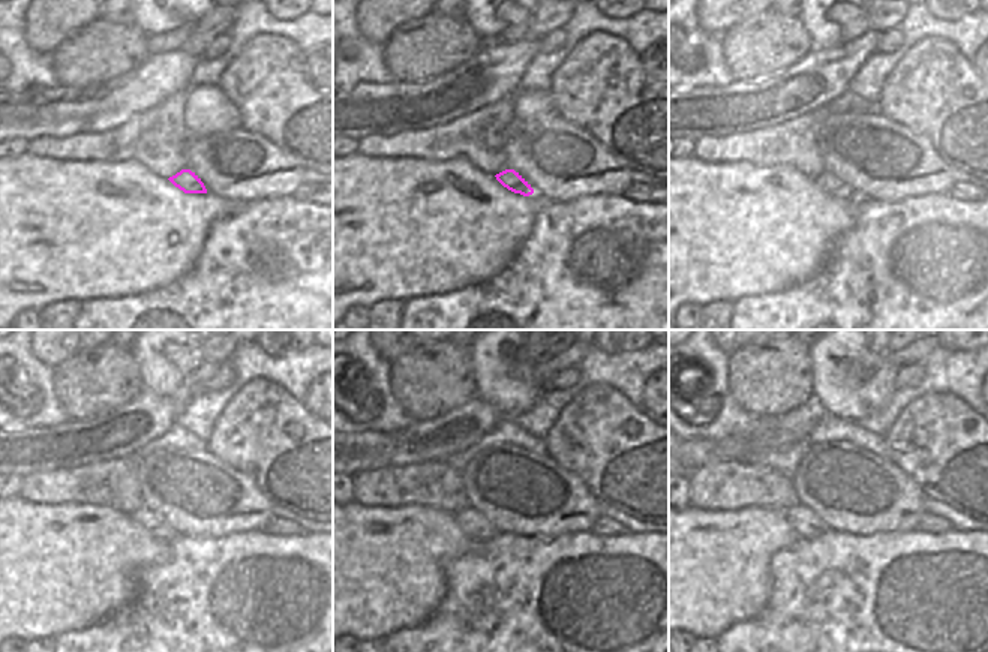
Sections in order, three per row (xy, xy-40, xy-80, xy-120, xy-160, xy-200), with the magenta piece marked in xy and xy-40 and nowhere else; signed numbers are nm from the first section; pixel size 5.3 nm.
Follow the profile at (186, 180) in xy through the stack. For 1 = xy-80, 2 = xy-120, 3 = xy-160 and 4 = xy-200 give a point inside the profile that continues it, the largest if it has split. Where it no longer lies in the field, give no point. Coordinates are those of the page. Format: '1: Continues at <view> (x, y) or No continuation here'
1: Continues at xy-80 (826, 182)
2: Continues at xy-120 (144, 517)
3: Continues at xy-160 (471, 522)
4: Continues at xy-200 (805, 523).

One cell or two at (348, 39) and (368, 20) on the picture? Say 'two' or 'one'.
two

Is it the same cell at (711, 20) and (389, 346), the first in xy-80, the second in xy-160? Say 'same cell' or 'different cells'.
same cell

